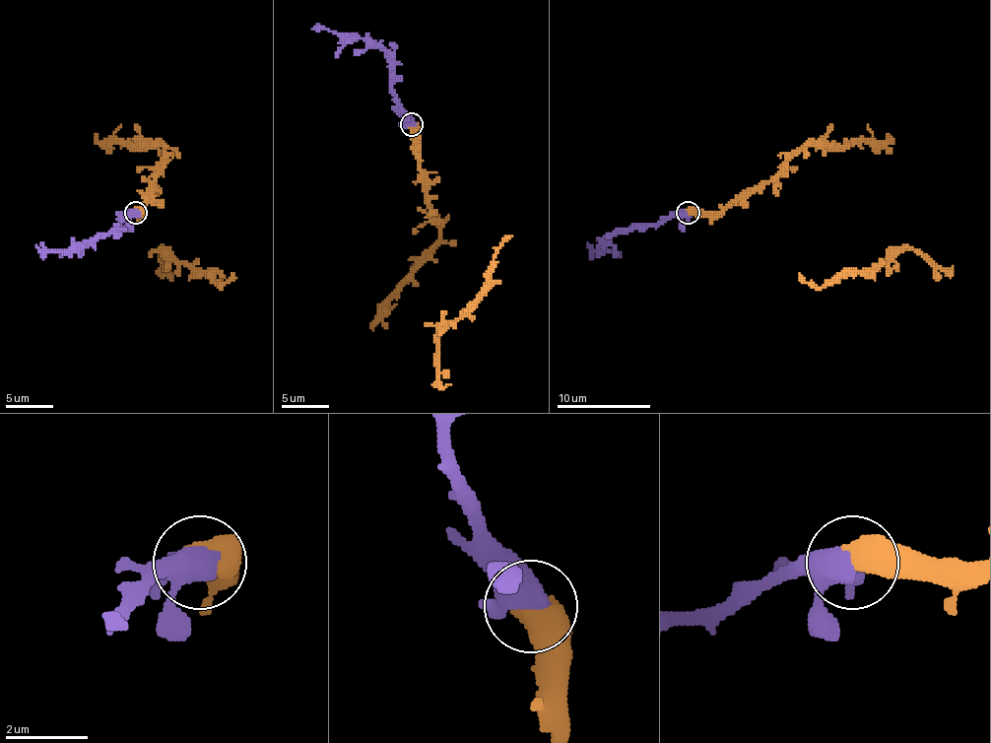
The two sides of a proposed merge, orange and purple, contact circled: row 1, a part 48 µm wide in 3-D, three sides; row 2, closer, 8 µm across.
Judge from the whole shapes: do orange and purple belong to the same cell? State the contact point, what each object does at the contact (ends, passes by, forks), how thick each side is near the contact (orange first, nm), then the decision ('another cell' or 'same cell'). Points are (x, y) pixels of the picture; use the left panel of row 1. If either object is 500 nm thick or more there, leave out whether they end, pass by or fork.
at (136, 212); 650 nm thick on the orange side, 420 nm on the other; same cell

